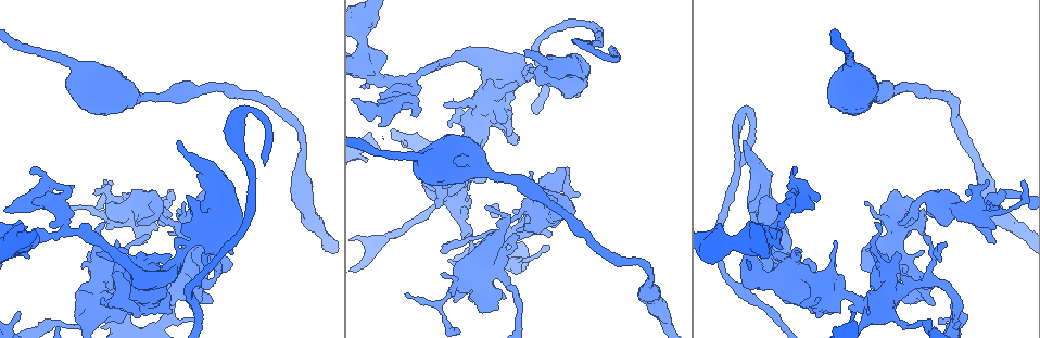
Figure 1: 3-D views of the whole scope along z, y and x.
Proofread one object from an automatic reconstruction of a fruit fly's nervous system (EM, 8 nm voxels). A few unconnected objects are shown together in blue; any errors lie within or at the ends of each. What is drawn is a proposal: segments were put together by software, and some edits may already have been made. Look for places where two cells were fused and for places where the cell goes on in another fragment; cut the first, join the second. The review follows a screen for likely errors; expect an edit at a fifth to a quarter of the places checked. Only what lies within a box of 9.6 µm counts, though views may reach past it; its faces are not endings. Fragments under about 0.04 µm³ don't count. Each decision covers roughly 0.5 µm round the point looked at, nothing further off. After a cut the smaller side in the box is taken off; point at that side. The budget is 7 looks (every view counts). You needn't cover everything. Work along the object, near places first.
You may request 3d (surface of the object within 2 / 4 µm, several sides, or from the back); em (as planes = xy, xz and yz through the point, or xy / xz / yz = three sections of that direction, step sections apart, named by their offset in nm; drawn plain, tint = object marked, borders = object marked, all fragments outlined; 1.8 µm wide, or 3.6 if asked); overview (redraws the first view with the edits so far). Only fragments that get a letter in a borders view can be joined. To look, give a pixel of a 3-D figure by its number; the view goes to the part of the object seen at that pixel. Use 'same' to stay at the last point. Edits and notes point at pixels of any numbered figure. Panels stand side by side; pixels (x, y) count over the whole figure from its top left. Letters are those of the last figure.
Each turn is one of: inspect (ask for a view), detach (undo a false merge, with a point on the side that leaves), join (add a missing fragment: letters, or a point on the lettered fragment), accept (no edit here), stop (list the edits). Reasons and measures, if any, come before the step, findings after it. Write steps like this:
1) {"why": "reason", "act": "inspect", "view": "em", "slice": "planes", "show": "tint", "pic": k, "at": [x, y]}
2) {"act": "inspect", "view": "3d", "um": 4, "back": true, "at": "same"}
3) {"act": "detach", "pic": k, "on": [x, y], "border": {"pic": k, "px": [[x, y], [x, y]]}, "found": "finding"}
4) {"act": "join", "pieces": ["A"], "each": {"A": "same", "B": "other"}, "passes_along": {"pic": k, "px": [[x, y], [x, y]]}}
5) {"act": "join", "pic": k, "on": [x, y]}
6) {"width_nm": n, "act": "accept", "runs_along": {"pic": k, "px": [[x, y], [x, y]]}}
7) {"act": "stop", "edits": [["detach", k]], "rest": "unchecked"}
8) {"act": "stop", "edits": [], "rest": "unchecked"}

{"act": "inspect", "view": "3d", "um": 4, "pic": 1, "at": [33, 167]}

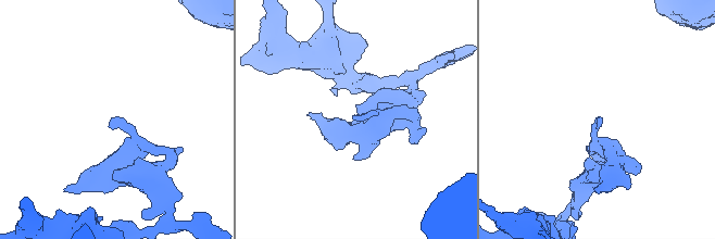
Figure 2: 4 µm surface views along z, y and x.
{"why": "shape alone is not enough", "act": "inspect", "view": "em", "um": 3.6, "slice": "xy", "step": 16, "show": "tint", "pic": 2, "at": [355, 118]}

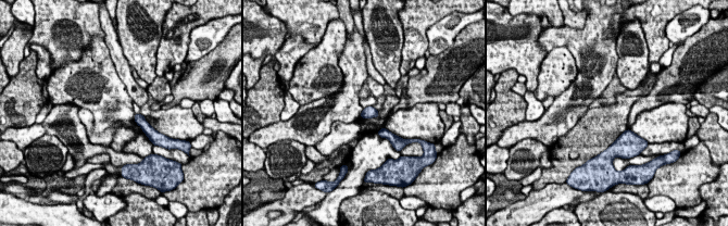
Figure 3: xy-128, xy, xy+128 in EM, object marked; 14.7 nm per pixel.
{"act": "inspect", "view": "em", "um": 3.6, "slice": "planes", "show": "borders", "at": "same"}

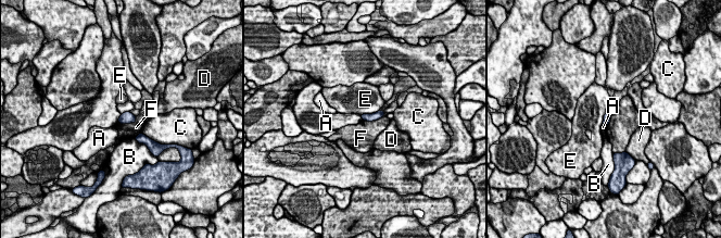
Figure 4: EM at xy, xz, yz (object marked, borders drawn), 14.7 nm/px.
{"longest_contact_nm": ["F", 300], "act": "accept", "each": {"A": "other", "B": "other", "C": "other", "D": "other", "E": "other", "F": "other"}, "border": {"pic": 4, "px": [[136, 116], [133, 123], [117, 122]]}, "found": "no lettered fragment goes on from it"}

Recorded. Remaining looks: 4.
{"why": "abrupt turn", "act": "inspect", "view": "em", "um": 3.6, "slice": "yz", "step": 4, "show": "tint", "pic": 1, "at": [895, 294]}

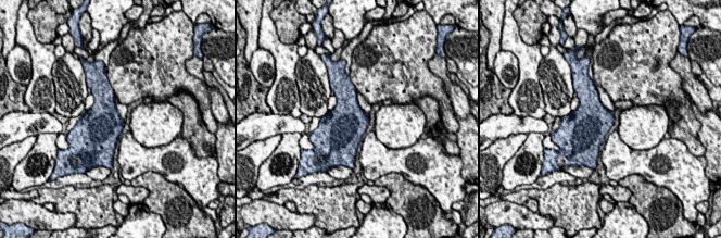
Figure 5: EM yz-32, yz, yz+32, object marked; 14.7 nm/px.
{"why": "cut it another way", "act": "inspect", "view": "em", "um": 3.6, "slice": "planes", "show": "borders", "at": "same"}

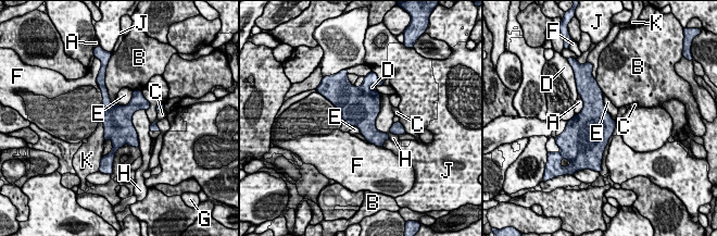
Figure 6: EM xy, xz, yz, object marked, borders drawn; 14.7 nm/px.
{"act": "accept", "each": {"A": "other", "B": "other", "C": "other", "D": "other", "E": "other", "F": "other", "G": "other", "H": "other", "J": "other", "K": "other"}, "border": {"pic": 6, "px": [[602, 92], [604, 107], [615, 121]]}, "found": "continuous, no second cell"}

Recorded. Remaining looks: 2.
{"why": "thick turns thin", "act": "inspect", "view": "em", "slice": "planes", "show": "plain", "pic": 1, "at": [379, 79]}

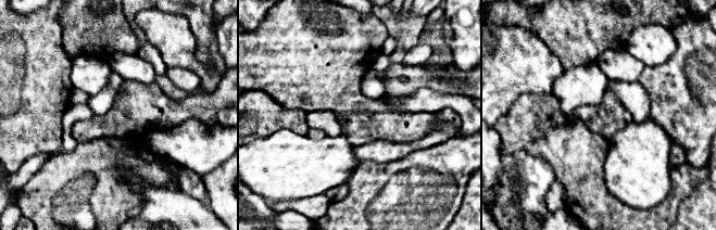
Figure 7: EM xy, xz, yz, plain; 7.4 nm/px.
{"why": "what lies round it", "act": "inspect", "view": "em", "slice": "planes", "show": "borders", "at": "same"}

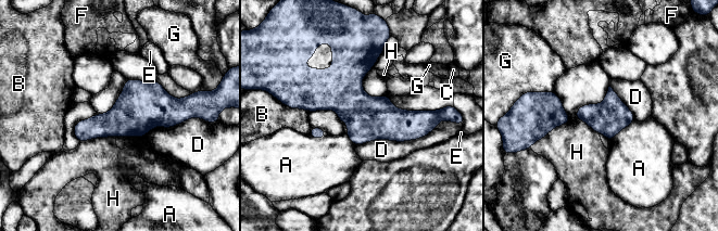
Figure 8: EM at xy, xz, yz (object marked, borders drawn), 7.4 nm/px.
{"act": "accept", "each": {"A": "other", "B": "other", "C": "other", "D": "other", "E": "other", "F": "other", "G": "other", "H": "other"}, "border": {"pic": 8, "px": [[437, 126], [418, 138], [355, 145]]}, "found": "continuous, no second cell"}

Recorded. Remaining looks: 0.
{"act": "stop", "edits": [], "rest": "unchecked"}

